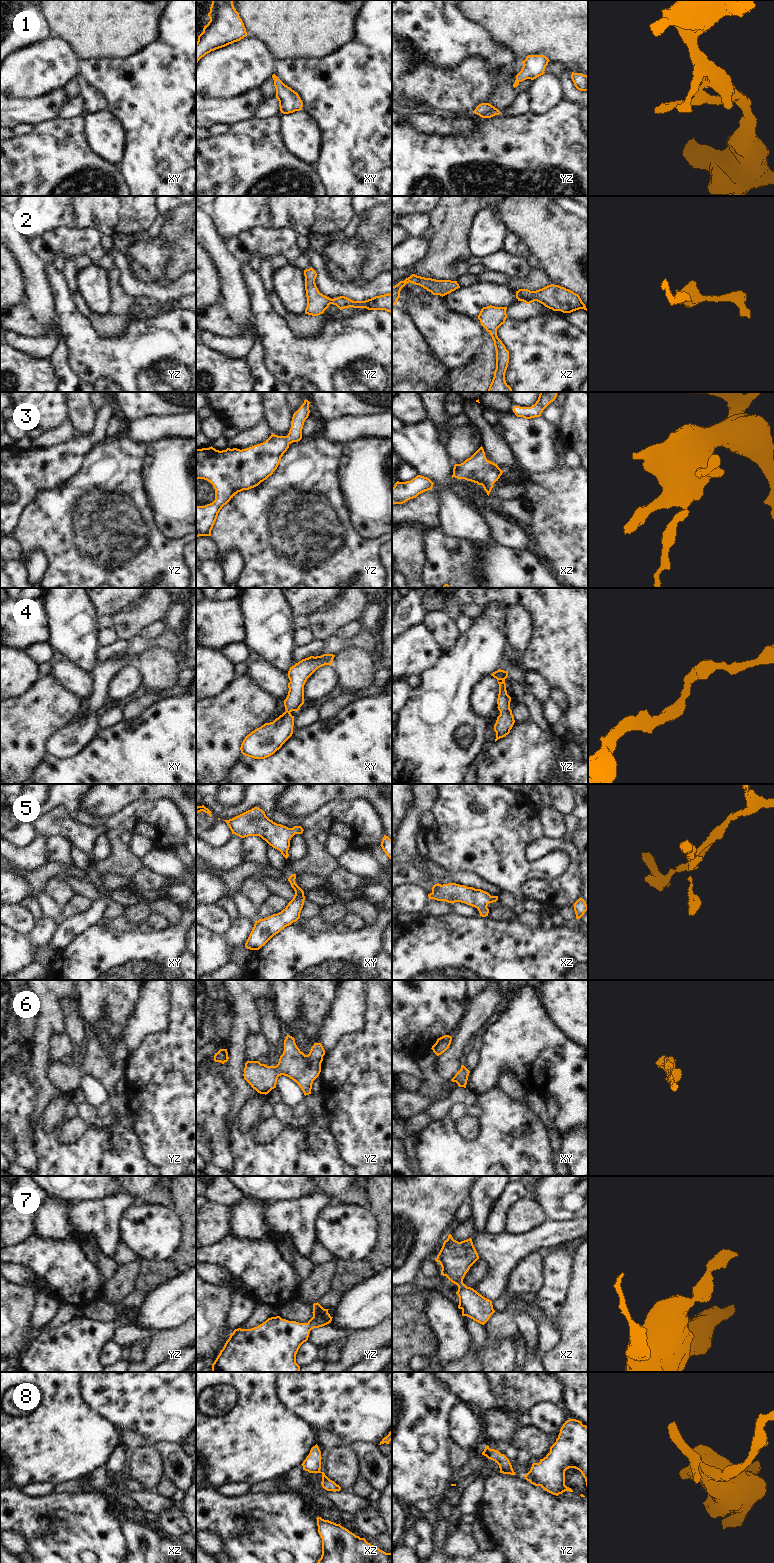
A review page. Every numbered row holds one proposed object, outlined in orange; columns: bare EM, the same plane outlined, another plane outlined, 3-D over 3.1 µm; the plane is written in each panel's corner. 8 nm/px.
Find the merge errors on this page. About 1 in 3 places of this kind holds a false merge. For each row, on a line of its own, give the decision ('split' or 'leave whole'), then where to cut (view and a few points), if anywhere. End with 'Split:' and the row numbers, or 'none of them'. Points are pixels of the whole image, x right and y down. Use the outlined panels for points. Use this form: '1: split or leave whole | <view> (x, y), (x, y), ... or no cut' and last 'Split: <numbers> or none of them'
1: leave whole | no cut
2: leave whole | no cut
3: leave whole | no cut
4: leave whole | no cut
5: leave whole | no cut
6: leave whole | no cut
7: leave whole | no cut
8: leave whole | no cut
Split: none of them

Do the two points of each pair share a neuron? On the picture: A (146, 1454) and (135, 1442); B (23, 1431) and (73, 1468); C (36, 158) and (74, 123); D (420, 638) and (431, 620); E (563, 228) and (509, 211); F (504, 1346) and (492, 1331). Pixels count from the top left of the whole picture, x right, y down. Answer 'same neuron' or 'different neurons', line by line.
A: different neurons
B: same neuron
C: same neuron
D: different neurons
E: same neuron
F: different neurons

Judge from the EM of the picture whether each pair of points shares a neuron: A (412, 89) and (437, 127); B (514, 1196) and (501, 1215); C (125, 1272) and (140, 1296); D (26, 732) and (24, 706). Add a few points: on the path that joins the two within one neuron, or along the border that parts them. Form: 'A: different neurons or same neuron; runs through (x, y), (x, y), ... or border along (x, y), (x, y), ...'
A: different neurons; border along (429, 110), (452, 115)
B: same neuron; runs through (509, 1200), (501, 1210)
C: different neurons; border along (135, 1288), (121, 1301)
D: same neuron; runs through (24, 726), (24, 712)

